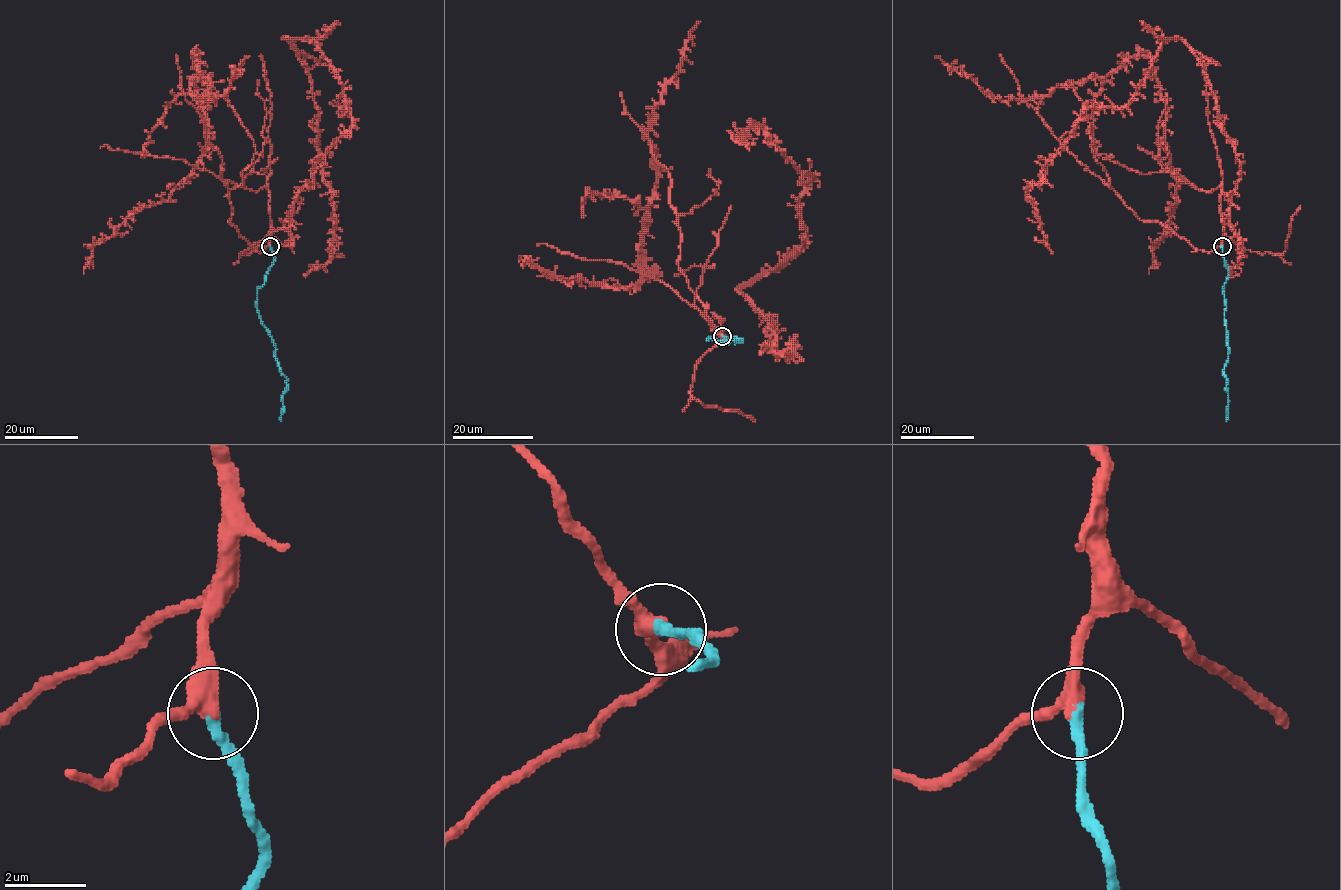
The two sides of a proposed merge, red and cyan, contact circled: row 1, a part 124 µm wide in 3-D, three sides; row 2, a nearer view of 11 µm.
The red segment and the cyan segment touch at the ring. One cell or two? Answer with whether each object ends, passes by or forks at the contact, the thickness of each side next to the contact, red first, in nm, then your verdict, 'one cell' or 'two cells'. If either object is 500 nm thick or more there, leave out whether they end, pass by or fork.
red passes by | cyan ends | 400/320 nm | one cell

